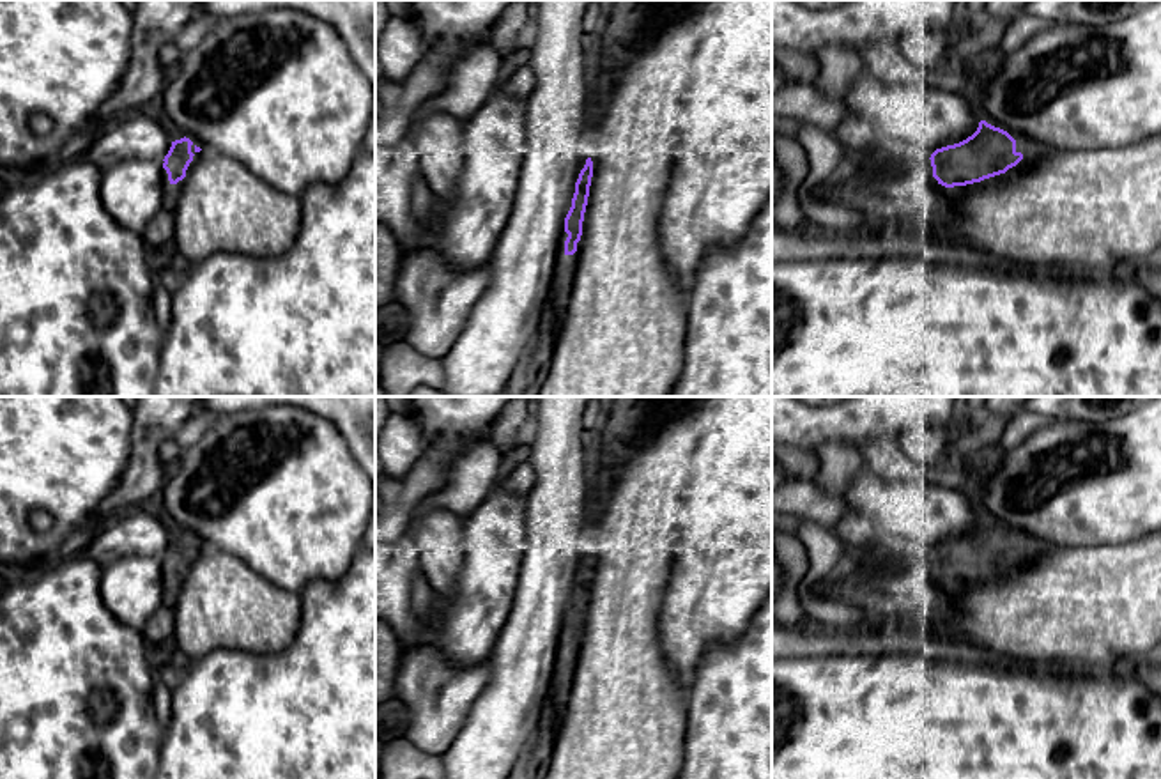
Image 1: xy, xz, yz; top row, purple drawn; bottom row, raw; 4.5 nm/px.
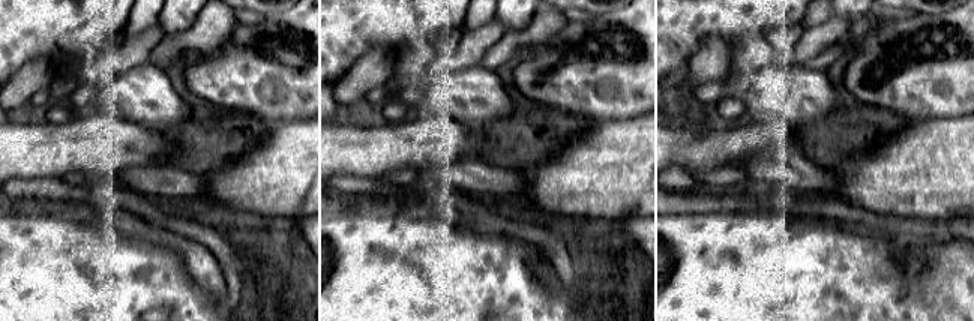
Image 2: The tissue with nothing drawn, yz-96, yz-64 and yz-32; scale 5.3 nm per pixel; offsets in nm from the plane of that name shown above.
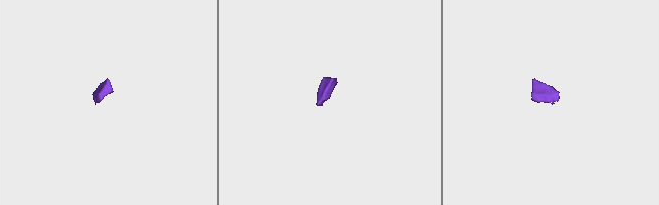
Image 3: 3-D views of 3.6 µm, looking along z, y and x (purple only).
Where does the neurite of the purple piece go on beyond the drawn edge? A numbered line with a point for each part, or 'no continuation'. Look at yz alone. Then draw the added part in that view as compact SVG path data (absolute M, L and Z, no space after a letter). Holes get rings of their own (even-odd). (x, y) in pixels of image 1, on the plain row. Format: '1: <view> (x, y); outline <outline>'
no continuation

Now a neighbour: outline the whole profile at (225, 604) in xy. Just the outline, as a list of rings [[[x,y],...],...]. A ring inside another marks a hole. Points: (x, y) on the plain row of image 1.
[[[200,547],[173,607],[173,639],[191,660],[214,650],[278,653],[301,627],[301,593],[283,590],[219,549]]]

